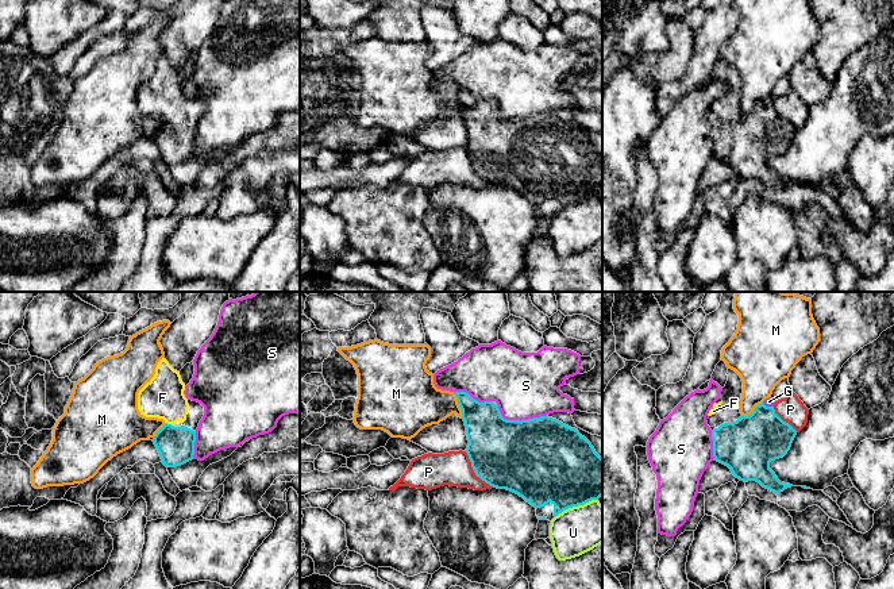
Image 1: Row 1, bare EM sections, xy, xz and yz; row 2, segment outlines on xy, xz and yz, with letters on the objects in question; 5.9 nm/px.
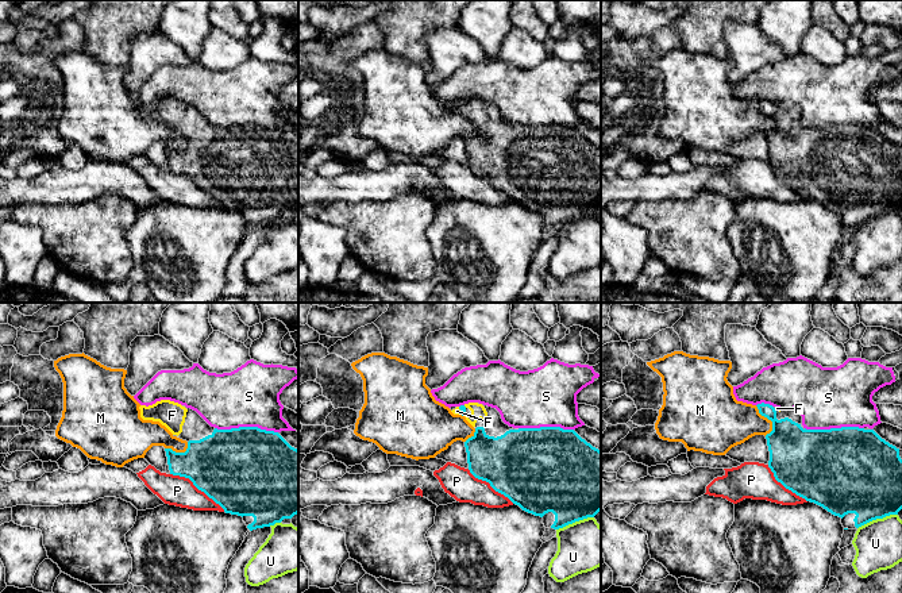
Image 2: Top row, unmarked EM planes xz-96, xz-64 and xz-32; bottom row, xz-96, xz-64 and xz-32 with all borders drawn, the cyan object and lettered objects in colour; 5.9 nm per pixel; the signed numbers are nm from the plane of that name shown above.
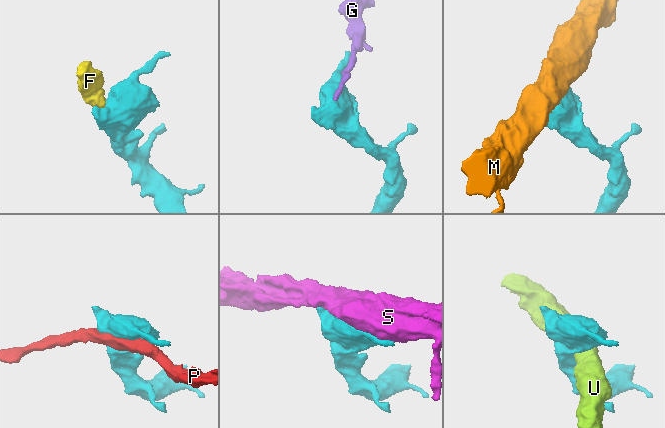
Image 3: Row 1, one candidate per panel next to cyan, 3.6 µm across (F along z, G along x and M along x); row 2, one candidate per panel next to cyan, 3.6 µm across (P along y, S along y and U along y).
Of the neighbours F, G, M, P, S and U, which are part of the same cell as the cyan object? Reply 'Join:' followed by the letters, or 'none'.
Join: F

